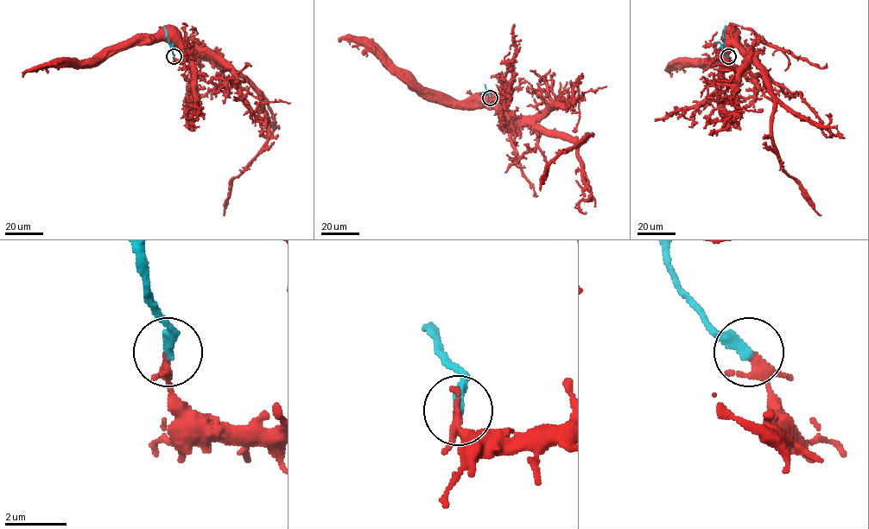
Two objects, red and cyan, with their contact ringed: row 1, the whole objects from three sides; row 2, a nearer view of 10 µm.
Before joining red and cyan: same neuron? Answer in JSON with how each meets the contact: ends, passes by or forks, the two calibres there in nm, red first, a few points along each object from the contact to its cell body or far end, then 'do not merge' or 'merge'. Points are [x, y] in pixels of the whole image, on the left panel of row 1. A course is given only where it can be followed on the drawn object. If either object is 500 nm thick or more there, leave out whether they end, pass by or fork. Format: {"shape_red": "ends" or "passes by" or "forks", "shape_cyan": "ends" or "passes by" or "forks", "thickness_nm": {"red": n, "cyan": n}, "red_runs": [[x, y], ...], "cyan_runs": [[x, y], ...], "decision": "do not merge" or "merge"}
{"shape_red": "forks", "shape_cyan": "ends", "thickness_nm": {"red": 200, "cyan": 320}, "red_runs": [[174, 56], [178, 60], [184, 59], [183, 51], [170, 42], [157, 41], [145, 44], [143, 40]], "cyan_runs": [[174, 56], [164, 26]], "decision": "do not merge"}

